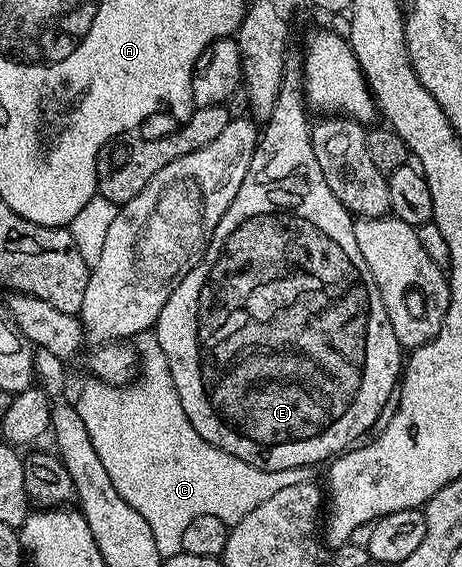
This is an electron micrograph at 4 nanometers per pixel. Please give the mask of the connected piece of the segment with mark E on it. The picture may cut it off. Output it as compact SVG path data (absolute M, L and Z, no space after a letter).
M291 50L287 53L277 106L262 125L253 162L249 162L249 174L245 174L245 182L241 182L237 198L233 198L229 210L225 210L225 218L217 222L217 230L201 262L179 283L177 290L173 290L153 329L161 342L161 350L165 350L165 358L169 358L169 374L173 374L173 386L177 386L181 406L189 422L193 422L193 430L197 430L197 434L201 434L205 442L233 454L233 458L241 458L241 462L245 462L250 468L260 468L266 472L306 469L307 464L330 461L352 447L358 441L355 440L358 436L366 437L366 432L380 423L384 415L383 407L392 403L401 380L401 369L405 364L404 349L397 342L397 334L393 334L393 326L385 314L377 282L373 282L373 274L369 274L369 266L365 266L365 258L361 258L355 220L347 208L337 202L337 194L329 190L329 182L325 182L321 166L317 166L307 112L309 113L309 108L303 94L303 62L300 53Z

